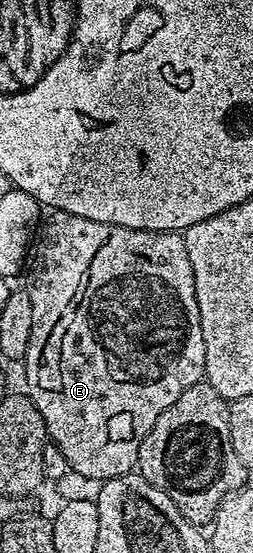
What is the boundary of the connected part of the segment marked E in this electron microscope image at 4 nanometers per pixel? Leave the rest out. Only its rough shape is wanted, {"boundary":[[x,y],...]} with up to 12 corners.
{"boundary":[[55,210],[25,393],[83,478],[204,381],[182,237]]}

